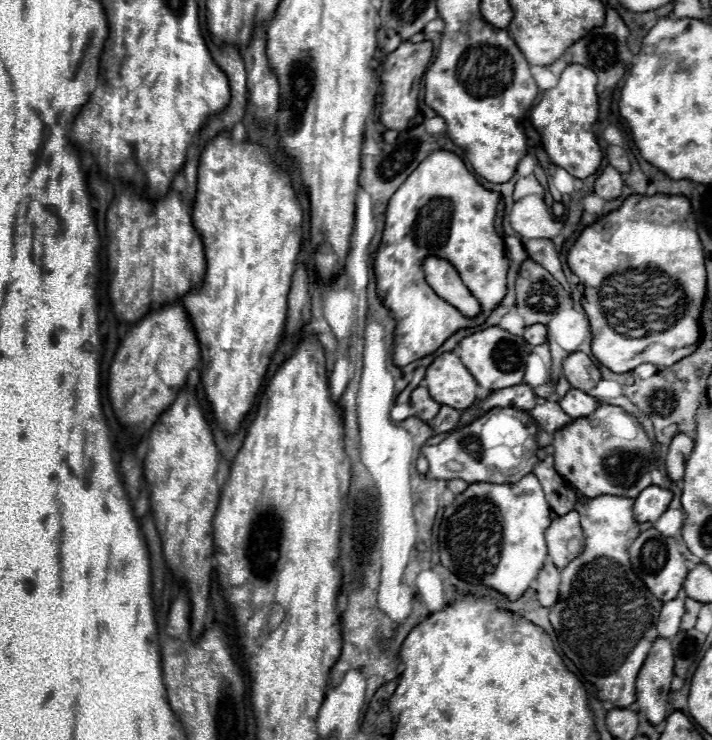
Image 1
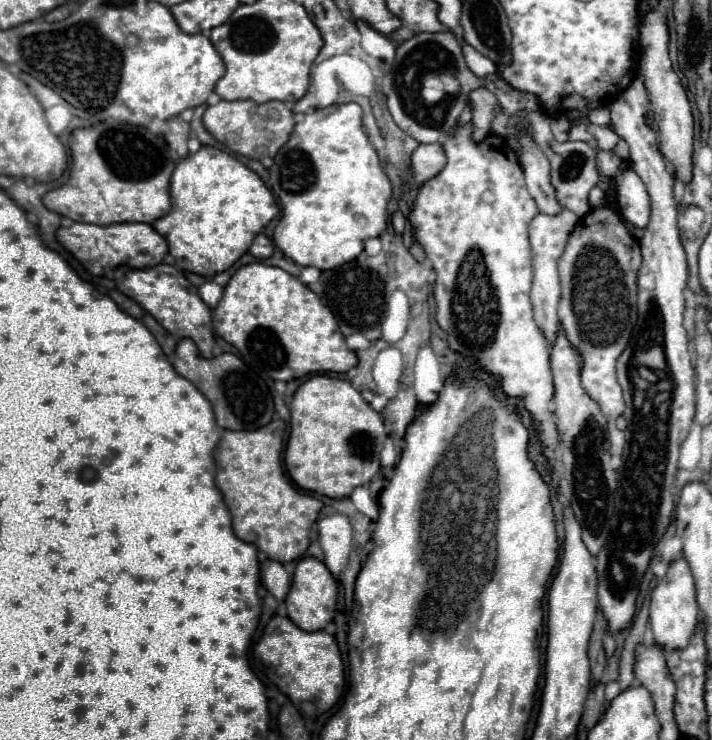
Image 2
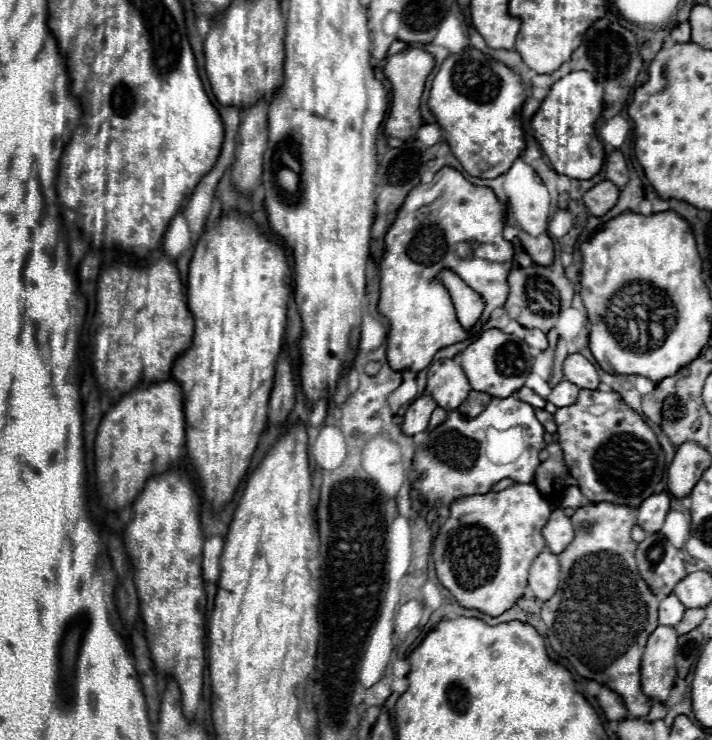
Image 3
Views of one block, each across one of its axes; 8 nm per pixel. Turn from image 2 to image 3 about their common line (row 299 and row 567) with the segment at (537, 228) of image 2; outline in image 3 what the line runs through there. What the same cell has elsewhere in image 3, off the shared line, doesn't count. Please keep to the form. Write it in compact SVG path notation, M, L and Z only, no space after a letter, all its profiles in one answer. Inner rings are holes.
M544 550L538 554L538 558L530 566L528 576L528 588L534 592L536 598L548 600L554 596L560 580L560 564L558 556L550 550Z

